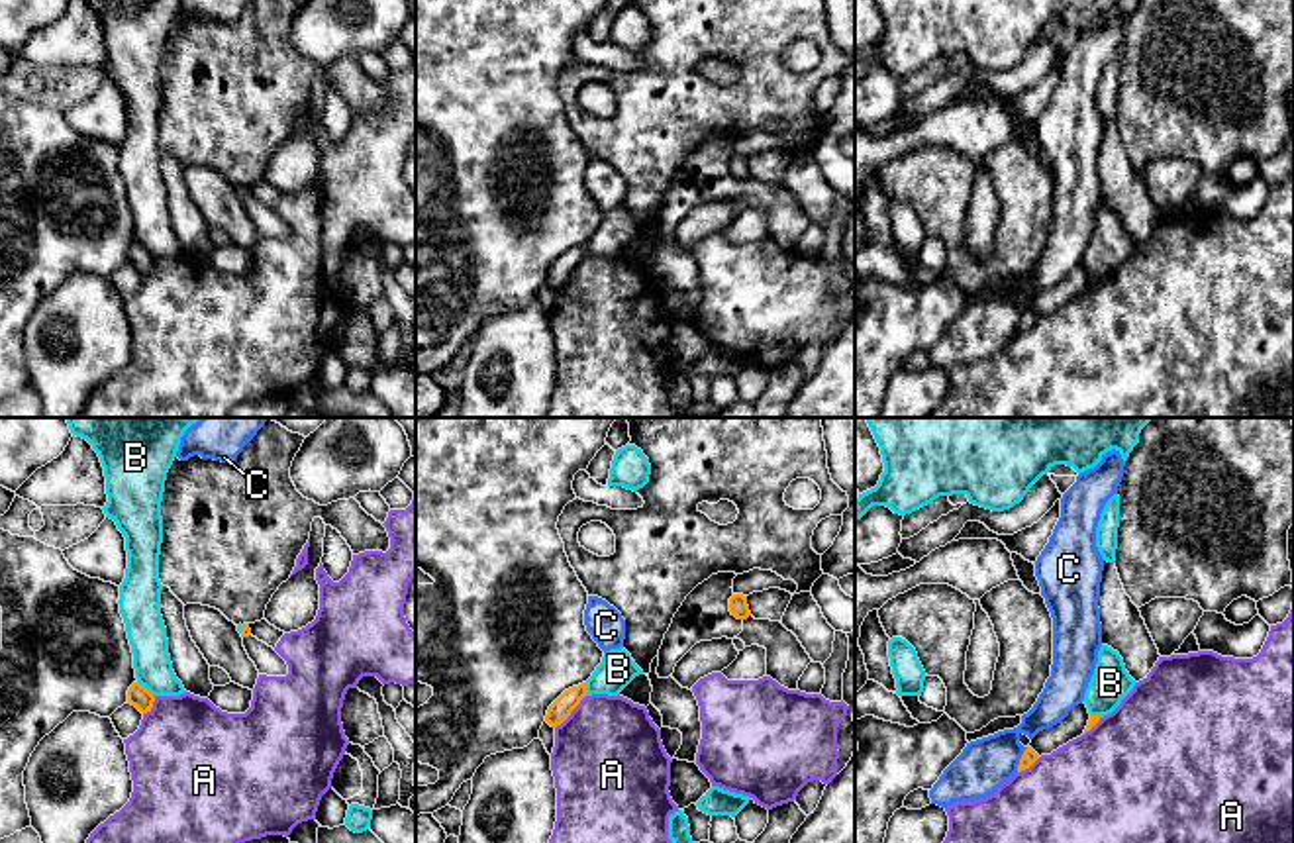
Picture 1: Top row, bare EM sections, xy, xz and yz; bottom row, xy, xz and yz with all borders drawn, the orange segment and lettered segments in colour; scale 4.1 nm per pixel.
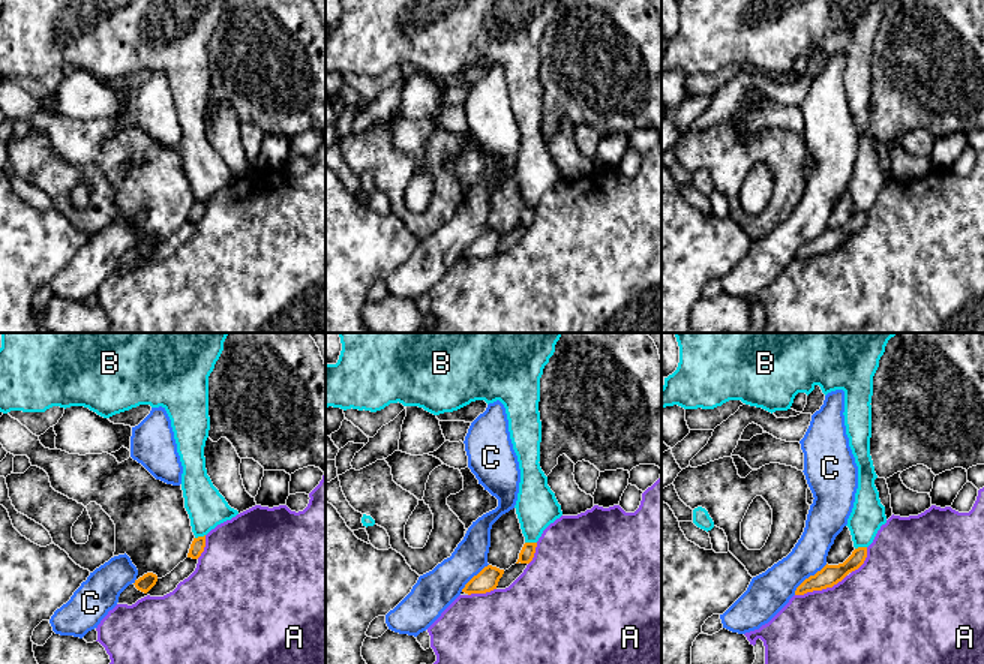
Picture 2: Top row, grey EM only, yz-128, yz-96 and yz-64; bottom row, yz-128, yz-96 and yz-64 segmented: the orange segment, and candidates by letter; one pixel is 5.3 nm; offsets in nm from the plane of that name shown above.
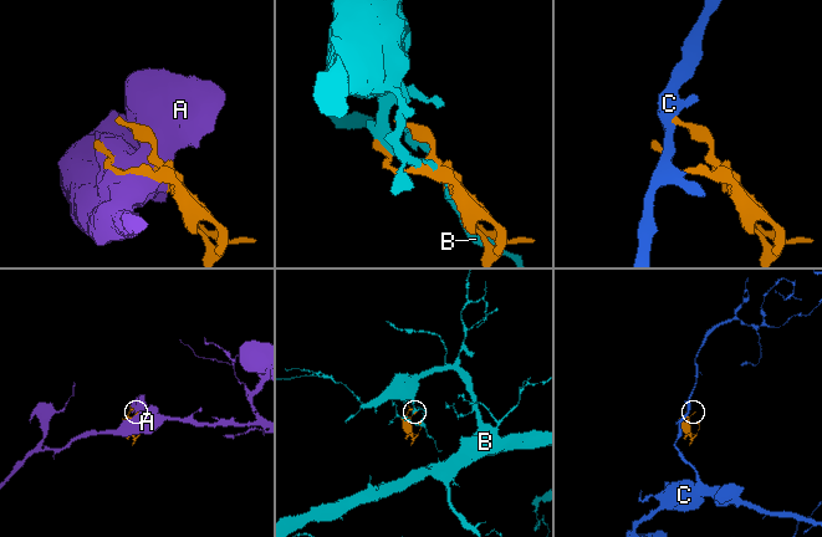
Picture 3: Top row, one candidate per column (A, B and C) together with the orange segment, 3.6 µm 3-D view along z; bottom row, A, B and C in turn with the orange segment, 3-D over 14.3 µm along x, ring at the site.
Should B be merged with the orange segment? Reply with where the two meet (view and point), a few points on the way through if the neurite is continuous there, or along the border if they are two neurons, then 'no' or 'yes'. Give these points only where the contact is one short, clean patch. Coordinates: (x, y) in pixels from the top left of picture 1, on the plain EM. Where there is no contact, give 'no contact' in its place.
meets orange in xy at (146, 249); yes

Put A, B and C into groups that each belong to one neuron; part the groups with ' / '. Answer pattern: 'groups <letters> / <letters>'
groups A / B / C

